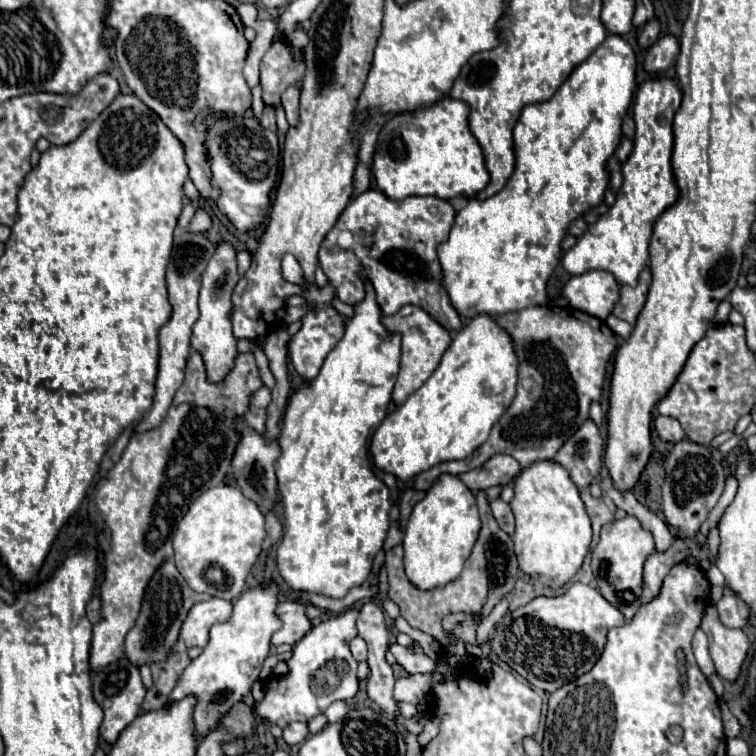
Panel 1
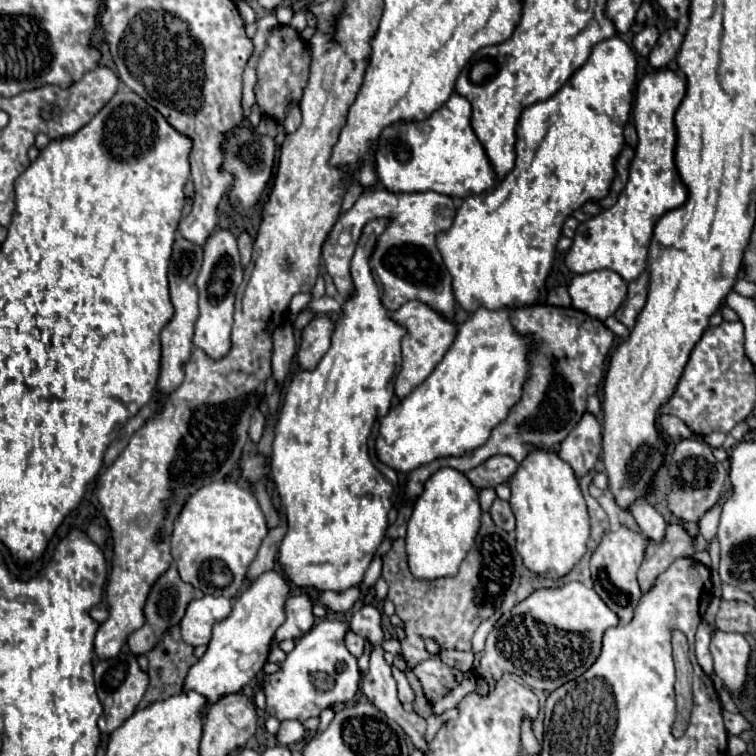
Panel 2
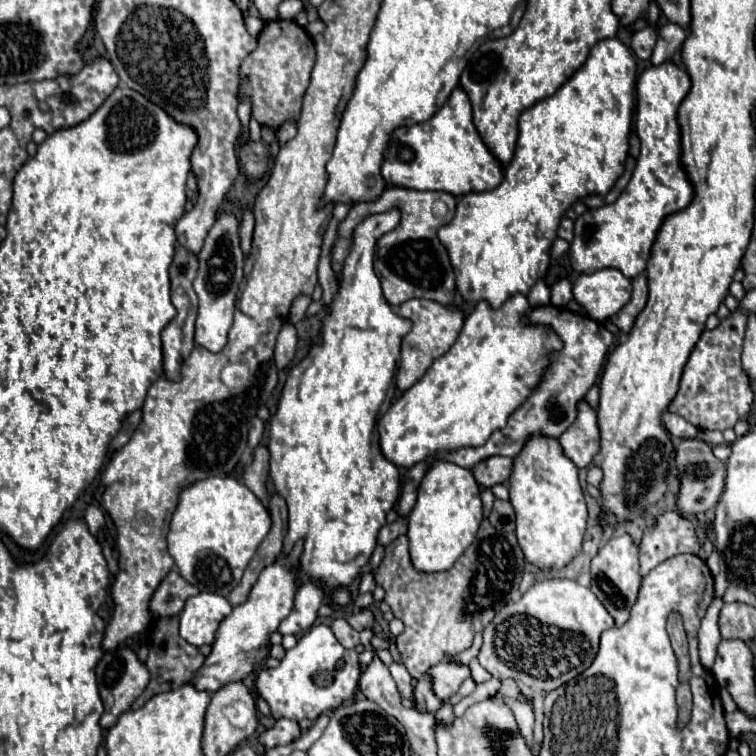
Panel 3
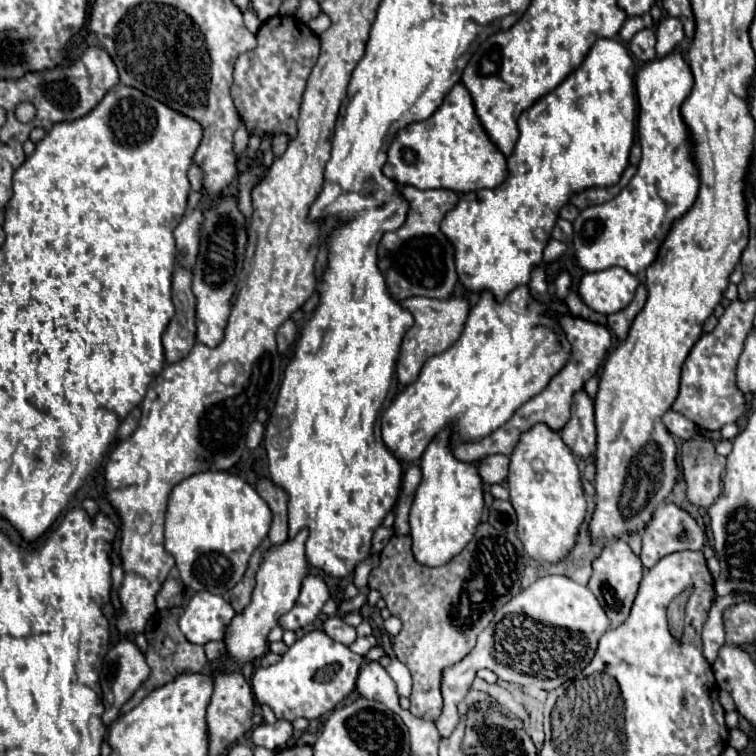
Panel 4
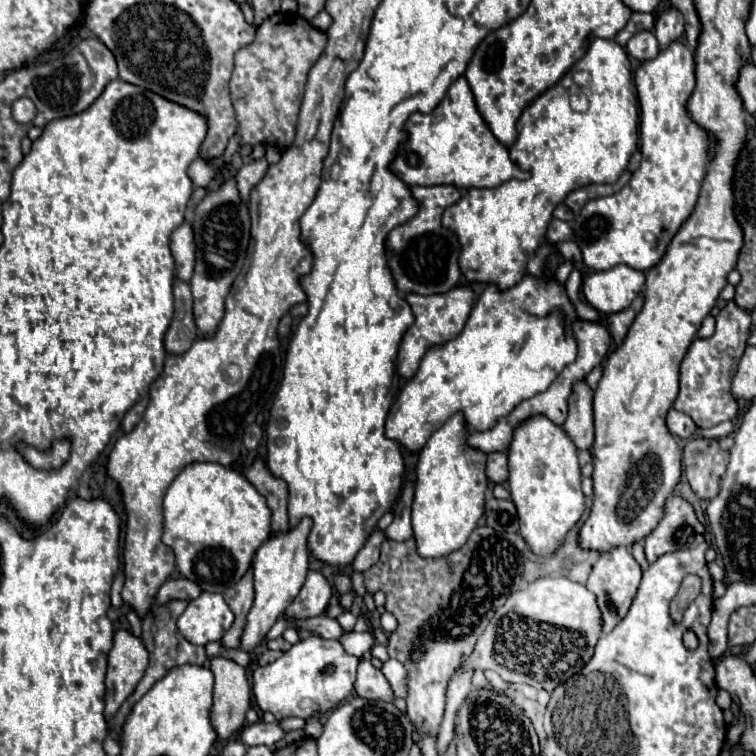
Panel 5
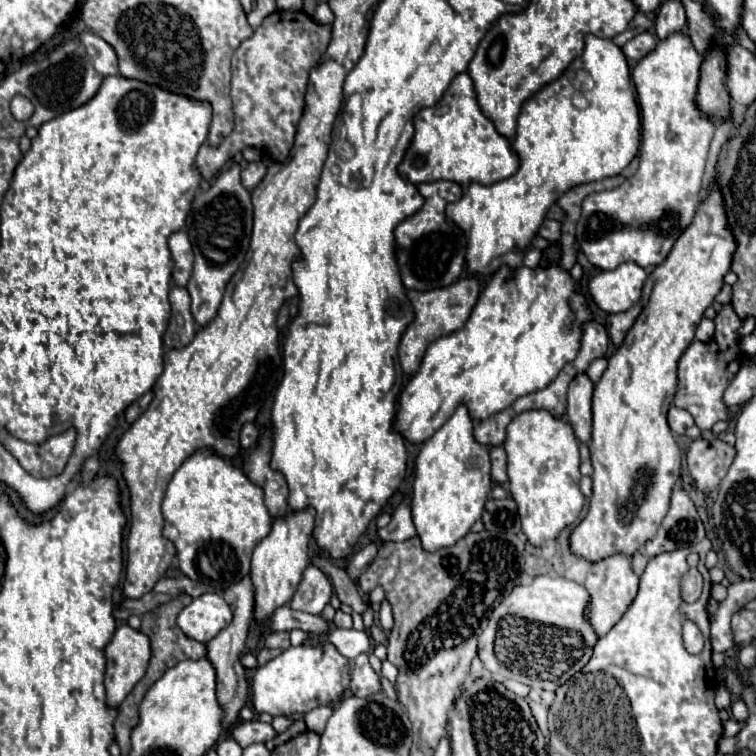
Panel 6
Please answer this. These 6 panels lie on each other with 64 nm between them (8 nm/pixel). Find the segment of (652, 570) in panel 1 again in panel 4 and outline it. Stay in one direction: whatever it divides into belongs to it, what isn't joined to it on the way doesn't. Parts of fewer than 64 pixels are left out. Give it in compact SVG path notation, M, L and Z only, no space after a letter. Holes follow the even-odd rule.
M662 502L642 532L640 560L644 568L652 568L660 558L680 550L702 550L704 532L696 520L676 504Z

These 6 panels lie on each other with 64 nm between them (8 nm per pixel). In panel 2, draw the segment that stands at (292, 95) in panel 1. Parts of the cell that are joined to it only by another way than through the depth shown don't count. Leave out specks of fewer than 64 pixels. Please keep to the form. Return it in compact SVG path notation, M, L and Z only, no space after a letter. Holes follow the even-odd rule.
M290 102L288 104L288 114L286 114L286 118L284 118L284 130L290 134L290 132L294 132L298 126L300 126L300 108L298 108L298 104L296 102Z

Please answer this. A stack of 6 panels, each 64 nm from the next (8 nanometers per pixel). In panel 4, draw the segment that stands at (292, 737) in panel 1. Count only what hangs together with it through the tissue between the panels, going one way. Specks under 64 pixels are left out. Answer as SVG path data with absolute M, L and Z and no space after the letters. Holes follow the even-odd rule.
M276 720L276 724L260 724L250 732L250 742L256 746L264 746L268 750L276 750L284 746L294 736L292 722Z

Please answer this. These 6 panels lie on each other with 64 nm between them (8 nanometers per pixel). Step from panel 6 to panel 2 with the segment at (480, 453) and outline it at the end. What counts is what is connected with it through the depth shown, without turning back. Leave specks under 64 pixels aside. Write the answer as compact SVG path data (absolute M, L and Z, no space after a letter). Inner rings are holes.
M454 468L438 470L426 482L424 492L416 500L412 516L408 520L406 554L412 576L424 582L432 582L444 576L456 576L460 562L474 544L478 528L480 528L480 502L474 486L462 472Z

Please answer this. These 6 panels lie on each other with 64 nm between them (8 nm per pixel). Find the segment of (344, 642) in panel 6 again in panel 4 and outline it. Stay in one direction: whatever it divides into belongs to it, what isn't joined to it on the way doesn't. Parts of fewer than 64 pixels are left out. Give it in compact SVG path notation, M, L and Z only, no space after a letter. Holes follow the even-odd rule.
M371 635L366 637L358 637L358 640L356 640L352 646L349 646L349 648L352 648L354 653L364 656L370 648L377 645L377 638Z

